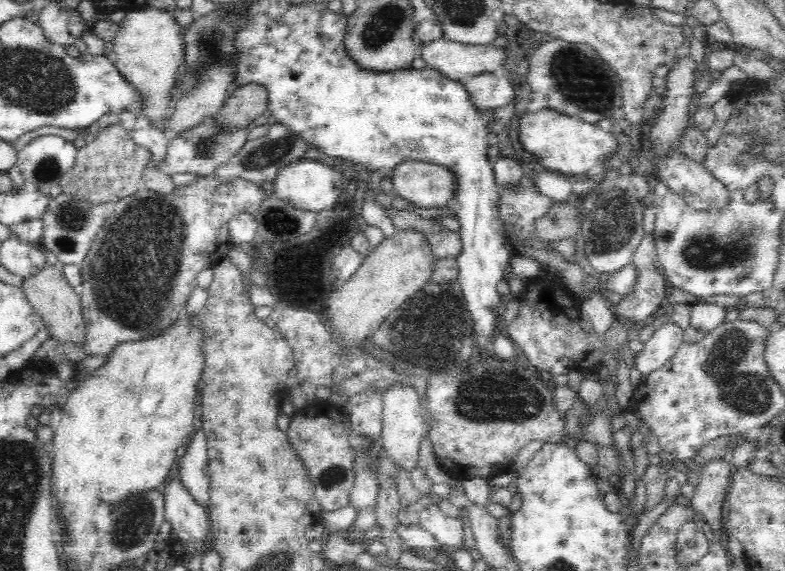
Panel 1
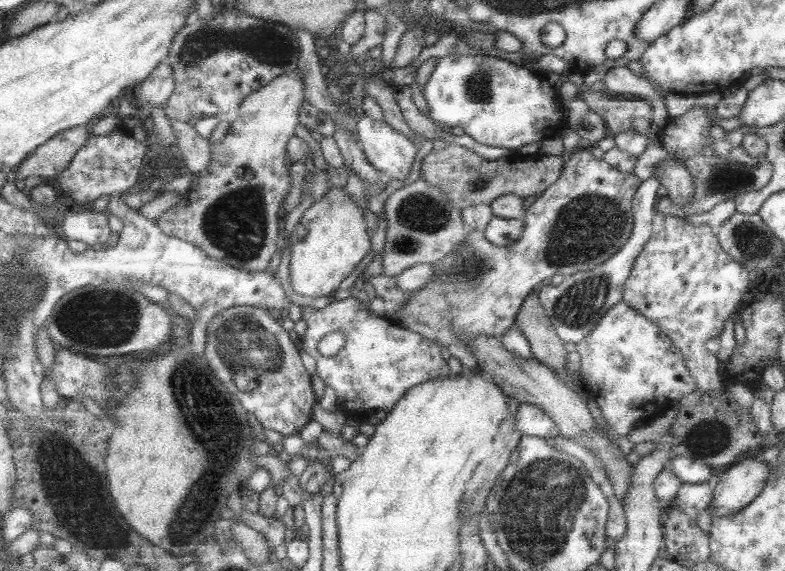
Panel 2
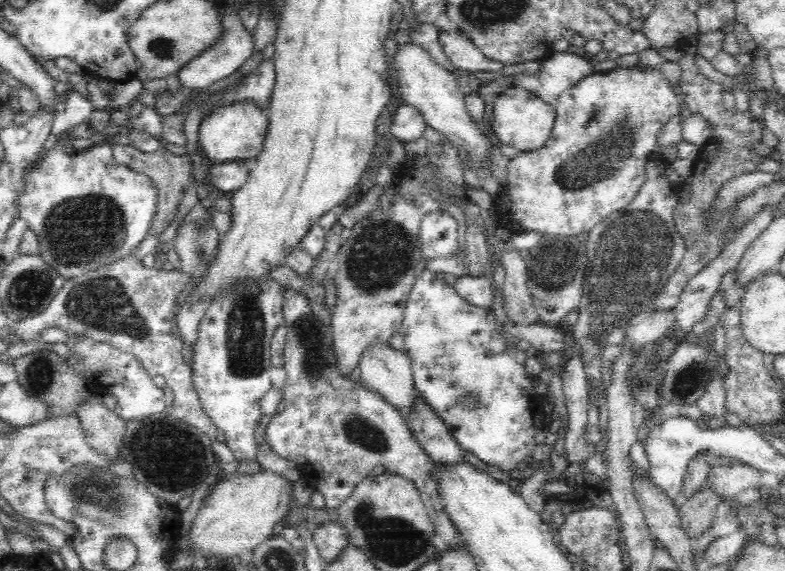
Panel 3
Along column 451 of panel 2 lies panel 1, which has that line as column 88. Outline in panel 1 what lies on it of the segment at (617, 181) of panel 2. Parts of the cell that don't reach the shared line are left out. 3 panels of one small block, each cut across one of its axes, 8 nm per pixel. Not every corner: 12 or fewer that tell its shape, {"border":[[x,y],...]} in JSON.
{"border":[[220,173],[111,204],[82,262],[84,347],[181,320],[268,185]]}

